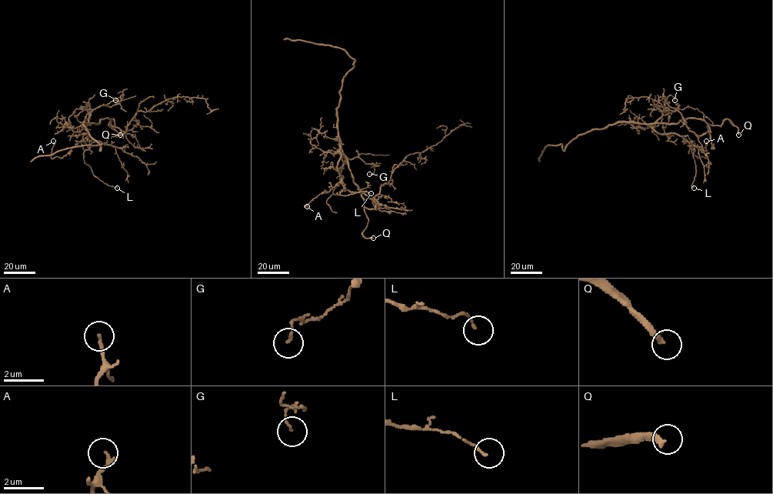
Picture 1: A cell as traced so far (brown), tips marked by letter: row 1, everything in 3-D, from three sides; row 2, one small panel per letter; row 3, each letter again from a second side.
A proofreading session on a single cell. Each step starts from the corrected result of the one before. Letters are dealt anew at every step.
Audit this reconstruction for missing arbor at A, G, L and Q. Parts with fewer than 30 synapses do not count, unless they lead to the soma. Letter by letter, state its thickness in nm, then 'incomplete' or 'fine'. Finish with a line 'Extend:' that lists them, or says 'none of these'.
A: 170 nm thick; fine
G: 100 nm thick; fine
L: 100 nm thick; fine
Q: 320 nm thick; fine
Extend: none of these

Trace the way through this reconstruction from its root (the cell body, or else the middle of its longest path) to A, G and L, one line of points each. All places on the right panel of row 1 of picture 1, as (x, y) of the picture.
A: (675, 123), (649, 125), (661, 134), (680, 135), (691, 145), (694, 154), (698, 158), (705, 158), (706, 141)
G: (675, 123), (654, 123), (662, 115), (657, 105), (662, 107), (670, 95), (674, 100)
L: (675, 123), (649, 125), (655, 131), (675, 133), (689, 143), (694, 150), (694, 188)

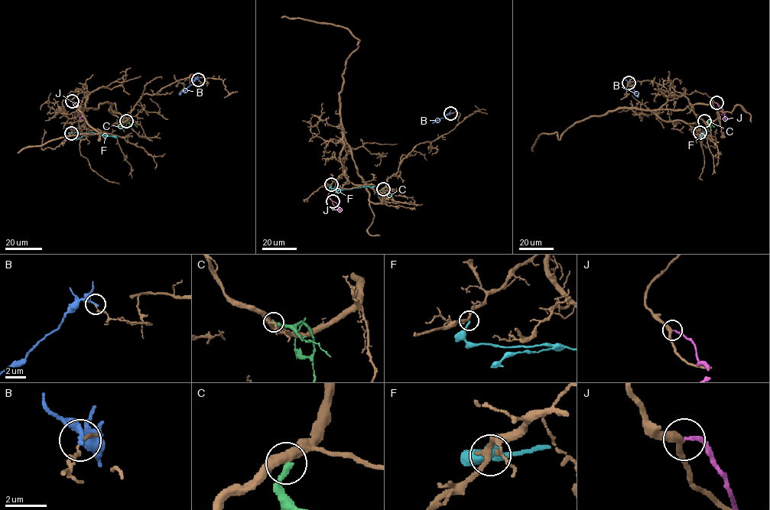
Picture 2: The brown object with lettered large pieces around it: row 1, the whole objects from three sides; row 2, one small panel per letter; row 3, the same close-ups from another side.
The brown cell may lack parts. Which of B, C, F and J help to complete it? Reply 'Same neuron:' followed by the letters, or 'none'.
Same neuron: none

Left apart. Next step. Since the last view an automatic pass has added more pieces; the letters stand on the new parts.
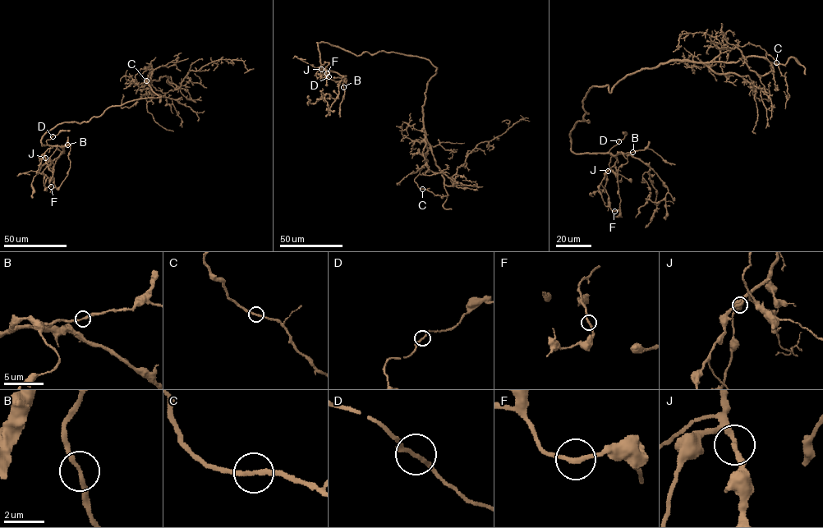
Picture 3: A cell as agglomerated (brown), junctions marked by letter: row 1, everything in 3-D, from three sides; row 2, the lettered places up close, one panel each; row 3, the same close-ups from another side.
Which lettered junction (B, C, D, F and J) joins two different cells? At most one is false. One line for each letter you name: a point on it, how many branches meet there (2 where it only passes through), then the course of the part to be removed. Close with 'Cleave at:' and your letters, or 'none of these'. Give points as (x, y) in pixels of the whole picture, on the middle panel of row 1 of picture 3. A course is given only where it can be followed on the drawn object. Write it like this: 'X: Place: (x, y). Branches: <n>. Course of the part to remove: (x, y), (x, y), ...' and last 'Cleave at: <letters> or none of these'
Cleave at: none of these

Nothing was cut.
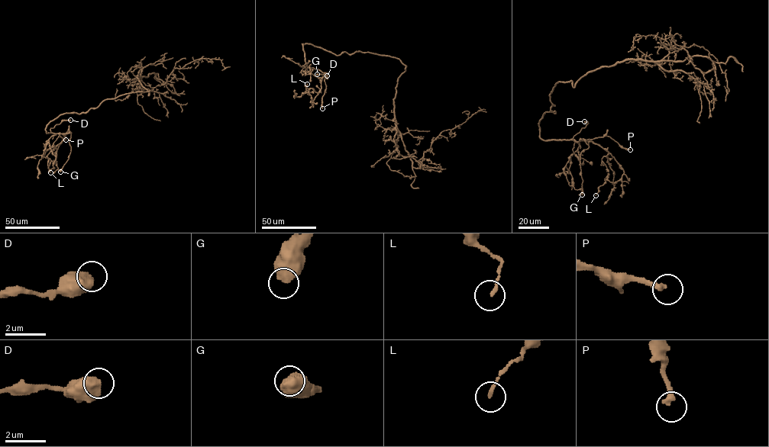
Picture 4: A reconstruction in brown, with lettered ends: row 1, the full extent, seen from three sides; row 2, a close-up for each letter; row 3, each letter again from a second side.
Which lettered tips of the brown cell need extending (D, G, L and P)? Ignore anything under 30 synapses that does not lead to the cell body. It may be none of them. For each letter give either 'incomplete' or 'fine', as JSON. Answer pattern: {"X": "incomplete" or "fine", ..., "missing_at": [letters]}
{"D": "fine", "G": "fine", "L": "fine", "P": "incomplete", "missing_at": ["P"]}

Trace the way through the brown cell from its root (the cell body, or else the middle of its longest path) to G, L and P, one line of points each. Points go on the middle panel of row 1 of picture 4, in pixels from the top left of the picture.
G: (405, 65), (388, 56), (336, 55), (302, 44), (305, 65), (325, 72), (327, 78), (327, 72), (317, 74)
L: (405, 65), (388, 56), (336, 55), (302, 44), (305, 65), (324, 74), (311, 104), (307, 84)
P: (405, 65), (388, 56), (360, 51), (336, 55), (311, 44), (302, 44), (305, 65), (327, 75), (322, 108)

